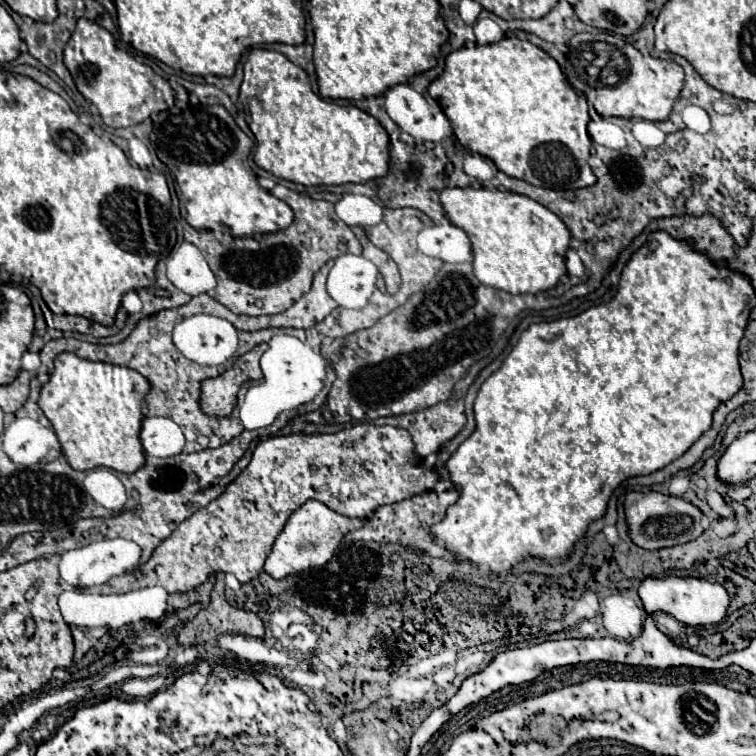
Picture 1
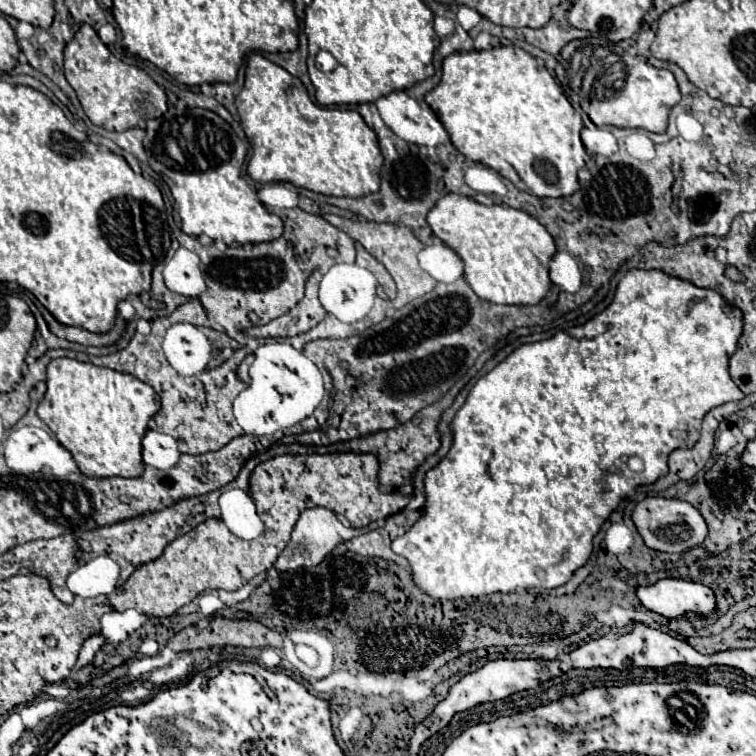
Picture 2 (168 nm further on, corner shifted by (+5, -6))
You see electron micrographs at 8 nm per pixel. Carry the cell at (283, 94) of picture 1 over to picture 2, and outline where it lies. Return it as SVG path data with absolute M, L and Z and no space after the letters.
M260 54L248 58L246 82L236 98L242 130L252 144L248 176L260 184L290 182L326 194L362 198L380 190L382 154L376 132L356 110L316 106L304 84Z

